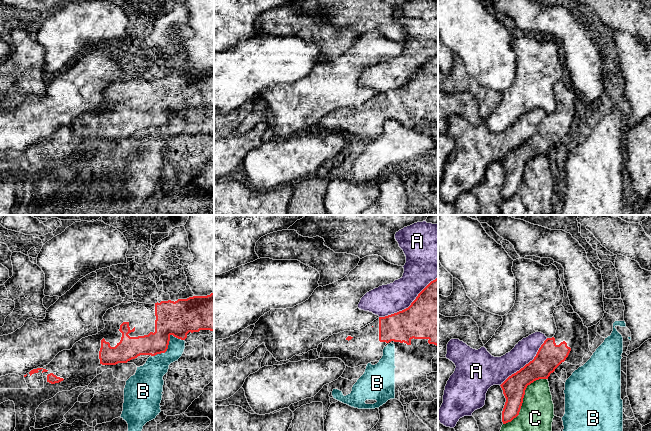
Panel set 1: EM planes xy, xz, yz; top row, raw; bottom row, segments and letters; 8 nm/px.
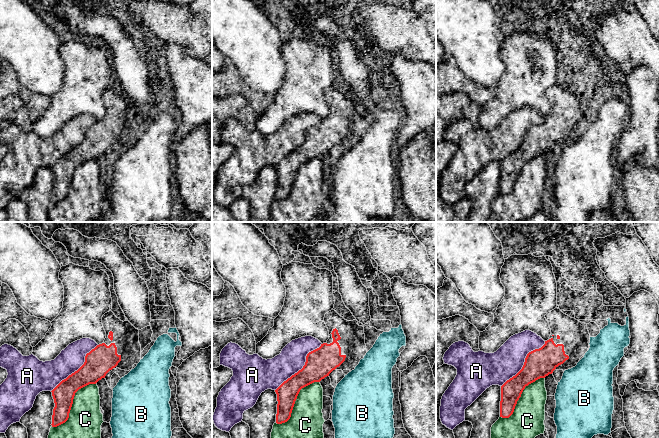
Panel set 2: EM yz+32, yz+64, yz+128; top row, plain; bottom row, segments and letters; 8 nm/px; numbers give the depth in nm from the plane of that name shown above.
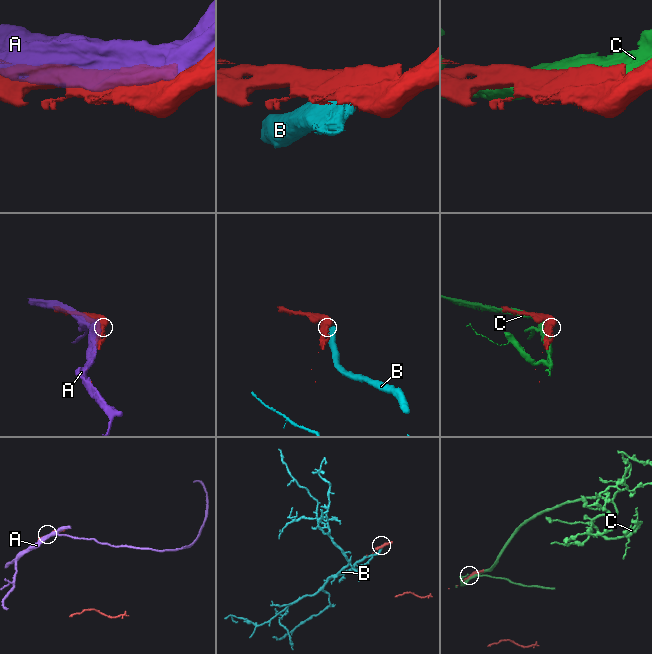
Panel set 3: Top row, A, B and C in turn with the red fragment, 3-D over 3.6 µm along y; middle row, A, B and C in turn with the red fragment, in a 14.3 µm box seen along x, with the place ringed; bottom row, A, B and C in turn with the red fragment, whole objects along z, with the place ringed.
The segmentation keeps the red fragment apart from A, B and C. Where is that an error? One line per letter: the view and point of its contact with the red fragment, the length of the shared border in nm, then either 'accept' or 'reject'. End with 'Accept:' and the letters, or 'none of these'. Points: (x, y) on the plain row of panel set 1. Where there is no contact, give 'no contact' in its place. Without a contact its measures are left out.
A: contact xz (410, 81); length 550 nm; reject
B: contact xy (168, 119); length 280 nm; reject
C: contact yz (523, 173); length 500 nm; reject
Accept: none of these

